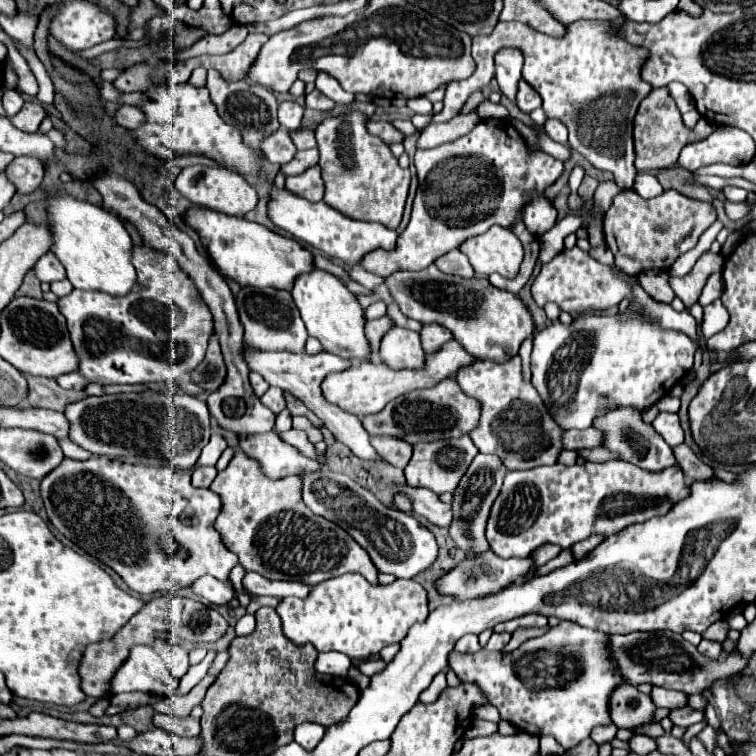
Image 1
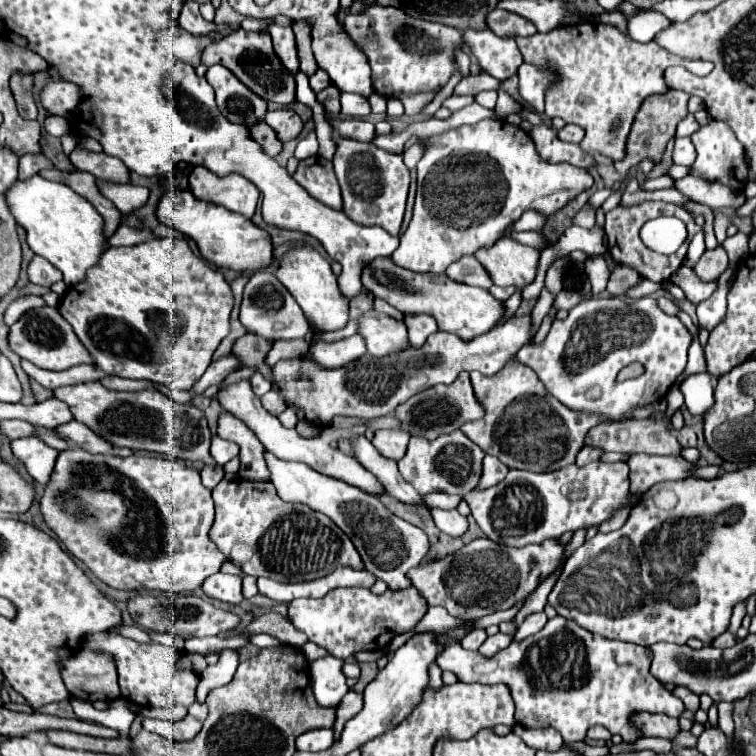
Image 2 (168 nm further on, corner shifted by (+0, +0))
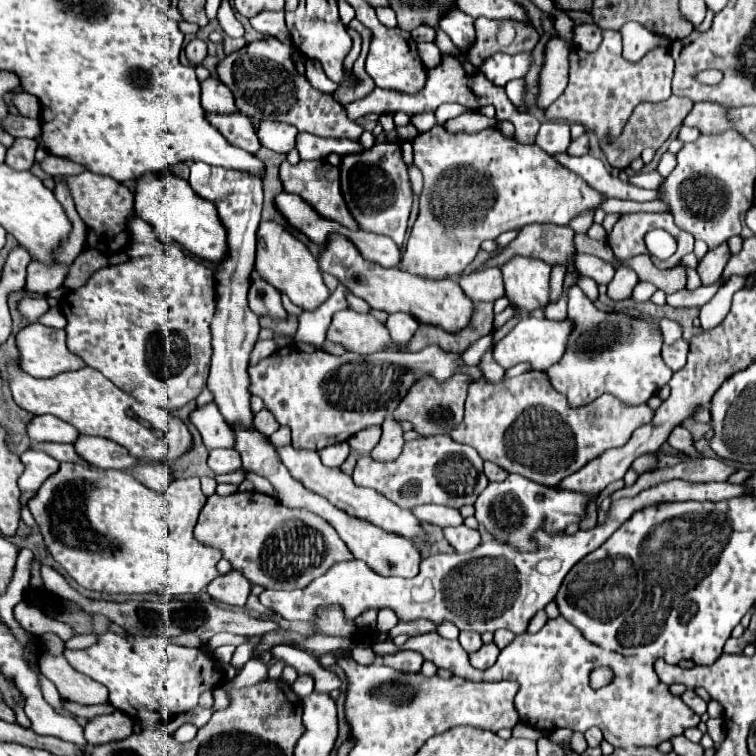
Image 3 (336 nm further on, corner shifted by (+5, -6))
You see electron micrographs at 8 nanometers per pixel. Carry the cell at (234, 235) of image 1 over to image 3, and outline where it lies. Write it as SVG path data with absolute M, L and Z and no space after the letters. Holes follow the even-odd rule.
M147 173L139 179L137 191L135 191L135 213L153 227L155 235L163 243L177 241L193 255L205 261L211 261L213 265L223 263L223 259L227 257L227 251L229 251L227 229L223 227L215 205L197 197L187 181L171 173L165 173L163 177L157 177L155 173Z

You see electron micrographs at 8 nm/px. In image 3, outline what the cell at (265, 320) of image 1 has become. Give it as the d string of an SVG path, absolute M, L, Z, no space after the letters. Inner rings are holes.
M257 275L253 277L249 287L249 307L259 317L269 315L271 319L287 319L287 311L283 309L279 291L275 291L275 287L259 279Z

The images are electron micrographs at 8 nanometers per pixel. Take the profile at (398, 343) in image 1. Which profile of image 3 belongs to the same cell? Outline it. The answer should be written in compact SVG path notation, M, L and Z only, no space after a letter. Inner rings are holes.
M351 309L333 315L327 339L341 343L347 351L359 355L371 355L391 347L391 337L385 323L377 321L369 313L355 313Z

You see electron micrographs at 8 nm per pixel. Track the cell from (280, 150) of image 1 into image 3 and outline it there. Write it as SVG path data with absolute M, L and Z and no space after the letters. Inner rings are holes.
M207 113L207 119L209 119L209 123L215 123L215 127L223 133L223 137L229 143L233 143L235 147L241 147L249 153L257 153L261 149L253 121L247 115L239 115L239 113L209 115Z

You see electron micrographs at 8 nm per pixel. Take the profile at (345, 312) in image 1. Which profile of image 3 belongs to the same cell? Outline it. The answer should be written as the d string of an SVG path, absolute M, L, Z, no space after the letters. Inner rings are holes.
M263 221L257 231L257 259L255 259L257 273L261 279L271 283L281 293L287 293L287 297L299 305L303 311L315 311L319 305L323 305L329 299L329 289L323 283L319 263L311 255L311 251L293 237L285 225L279 225L275 221Z

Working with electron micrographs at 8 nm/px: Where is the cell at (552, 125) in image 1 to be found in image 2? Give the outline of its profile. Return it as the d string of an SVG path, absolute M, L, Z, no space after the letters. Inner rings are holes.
M566 125L558 135L560 135L562 141L580 143L580 141L584 139L584 129L582 129L582 127L576 127L576 125Z

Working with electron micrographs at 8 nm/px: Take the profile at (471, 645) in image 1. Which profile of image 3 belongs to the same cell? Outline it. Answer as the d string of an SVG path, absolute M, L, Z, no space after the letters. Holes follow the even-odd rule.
M461 631L461 635L459 635L459 643L461 643L461 647L463 647L467 653L479 651L481 645L483 645L481 635L479 635L479 633L473 633L473 631Z

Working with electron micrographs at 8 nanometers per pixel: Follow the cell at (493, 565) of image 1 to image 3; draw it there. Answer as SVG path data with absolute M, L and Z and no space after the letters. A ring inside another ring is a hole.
M679 479L667 481L667 483L659 483L655 487L649 487L645 491L641 491L637 497L631 499L619 499L611 505L609 509L609 519L603 527L595 527L589 531L577 531L575 535L565 535L565 533L557 533L557 535L547 535L545 531L537 533L537 543L539 543L539 551L535 553L521 553L509 545L501 545L497 541L489 541L489 543L481 543L479 547L475 547L475 551L467 551L463 555L459 553L437 553L431 555L427 559L421 561L421 571L411 577L411 579L401 579L401 577L381 577L375 571L371 571L363 561L347 561L347 563L335 563L325 575L317 577L315 581L311 581L305 589L295 589L295 591L273 591L273 589L265 589L259 595L259 601L279 613L285 619L301 619L301 621L309 621L313 619L313 613L319 605L331 605L331 603L339 603L345 609L345 615L349 619L359 617L365 609L375 607L375 609L383 609L383 607L391 607L399 619L409 621L409 619L429 619L433 623L441 623L441 621L451 621L455 623L459 629L463 631L477 631L477 633L485 633L485 631L497 631L501 627L513 631L515 635L525 633L531 617L541 611L547 603L551 603L561 587L563 577L567 575L567 571L579 561L583 559L587 553L595 551L601 543L605 543L609 539L609 535L613 535L613 531L627 521L635 511L647 507L647 505L657 505L657 503L667 503L667 501L687 501L687 499L695 499L695 501L721 501L721 499L731 499L731 497L739 497L743 495L745 489L743 485L729 485L729 483L685 483Z

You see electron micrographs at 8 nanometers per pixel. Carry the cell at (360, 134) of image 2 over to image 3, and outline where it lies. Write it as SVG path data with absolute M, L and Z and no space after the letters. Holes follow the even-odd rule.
M273 37L247 43L245 47L227 55L223 61L219 61L217 75L235 95L239 111L251 119L283 121L295 125L299 131L333 139L359 141L363 133L363 127L351 121L347 111L333 101L331 95L313 89L309 81L295 71L291 61L291 45L283 45Z

